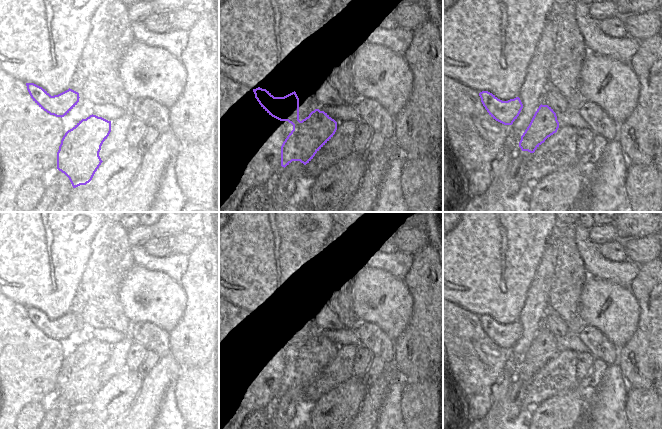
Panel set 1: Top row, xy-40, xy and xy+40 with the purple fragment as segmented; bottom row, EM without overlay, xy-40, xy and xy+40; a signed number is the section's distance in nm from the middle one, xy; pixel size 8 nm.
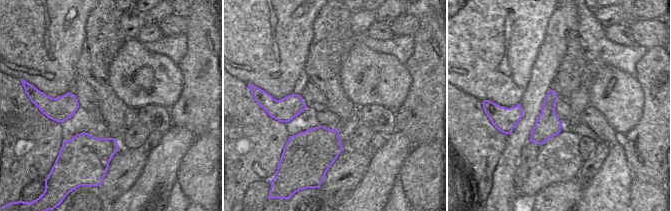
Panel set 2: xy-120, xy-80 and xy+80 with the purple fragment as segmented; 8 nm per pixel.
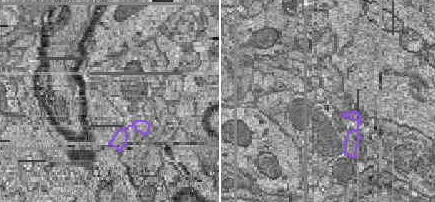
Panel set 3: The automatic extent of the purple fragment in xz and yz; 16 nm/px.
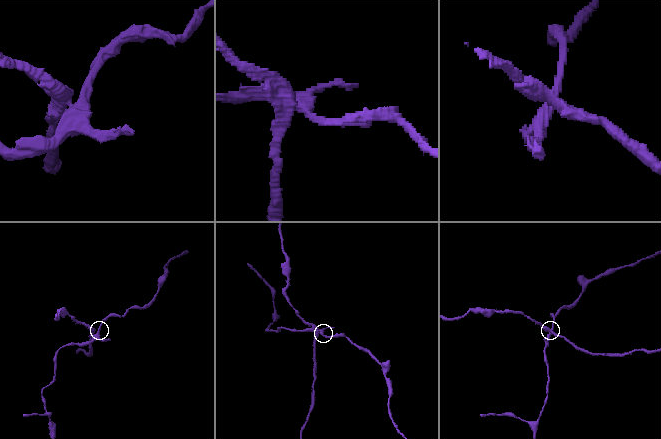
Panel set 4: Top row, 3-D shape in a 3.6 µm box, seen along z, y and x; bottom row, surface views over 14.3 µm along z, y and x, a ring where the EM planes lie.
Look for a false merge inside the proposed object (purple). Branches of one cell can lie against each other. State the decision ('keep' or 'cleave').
cleave

